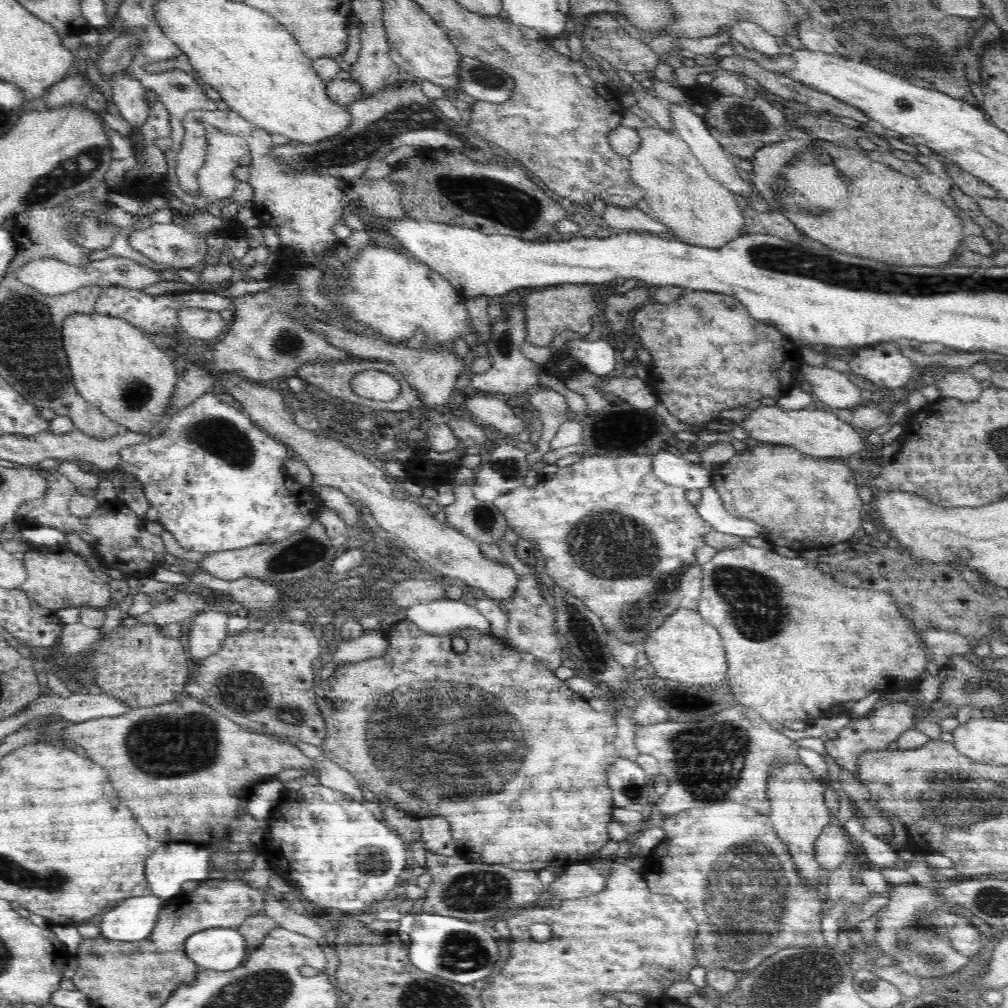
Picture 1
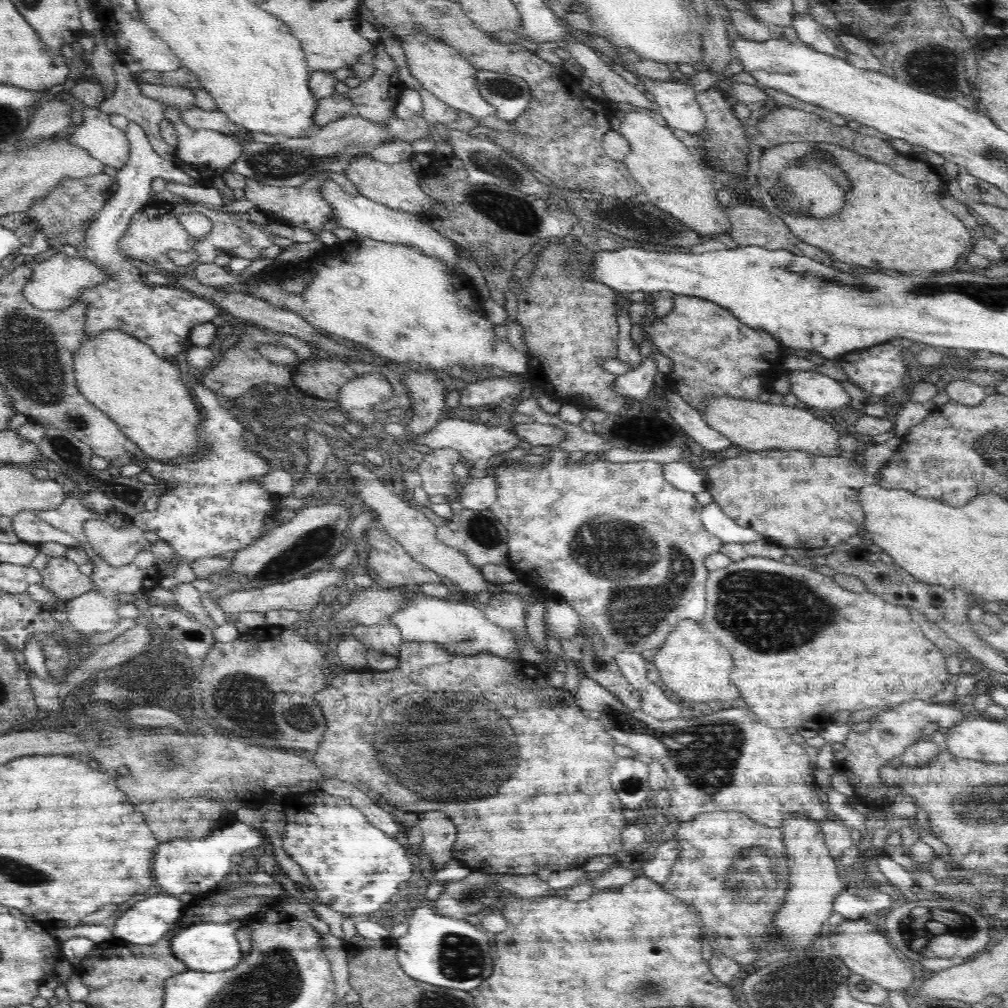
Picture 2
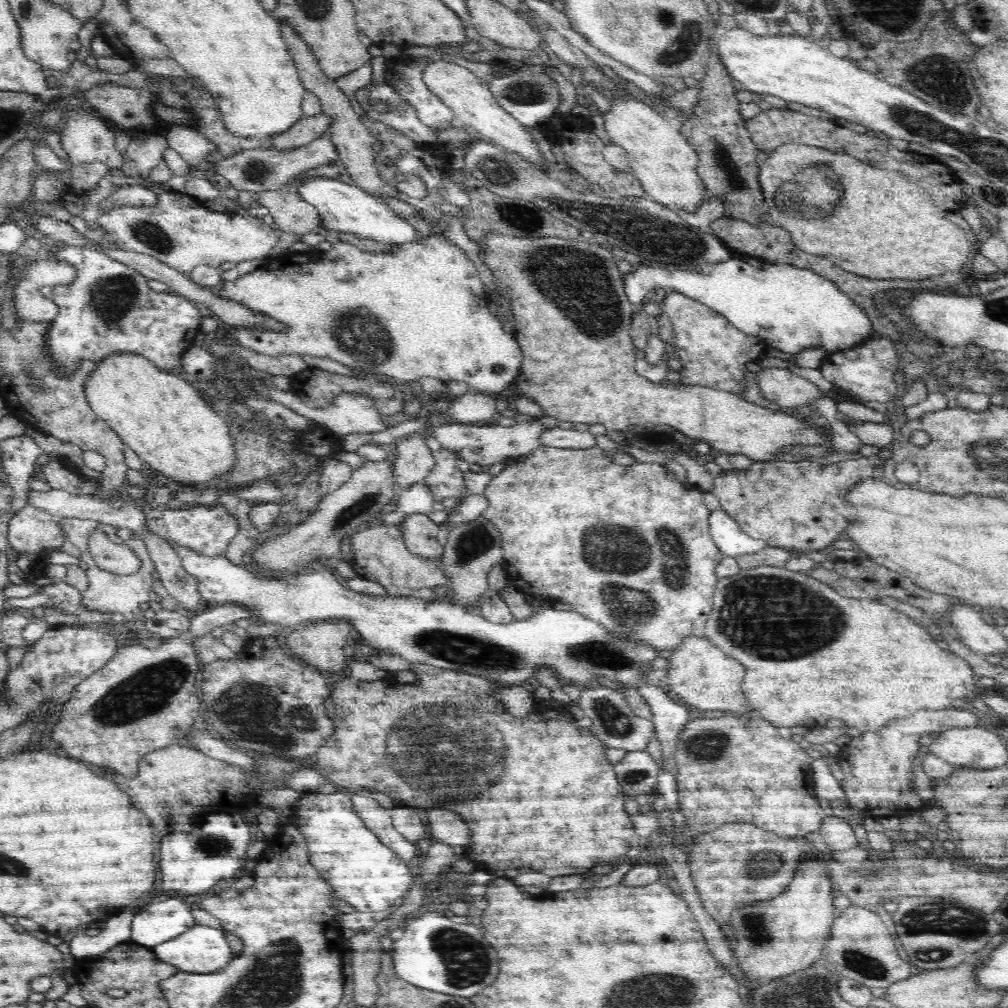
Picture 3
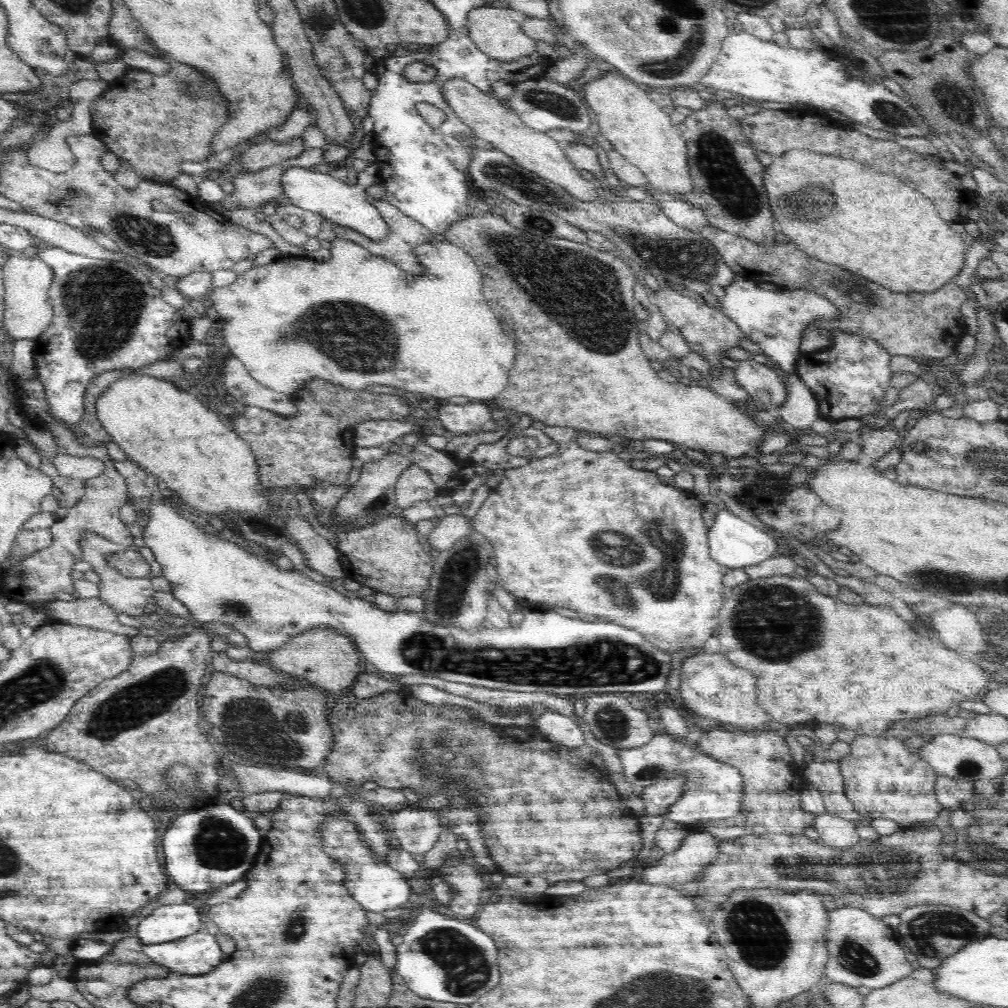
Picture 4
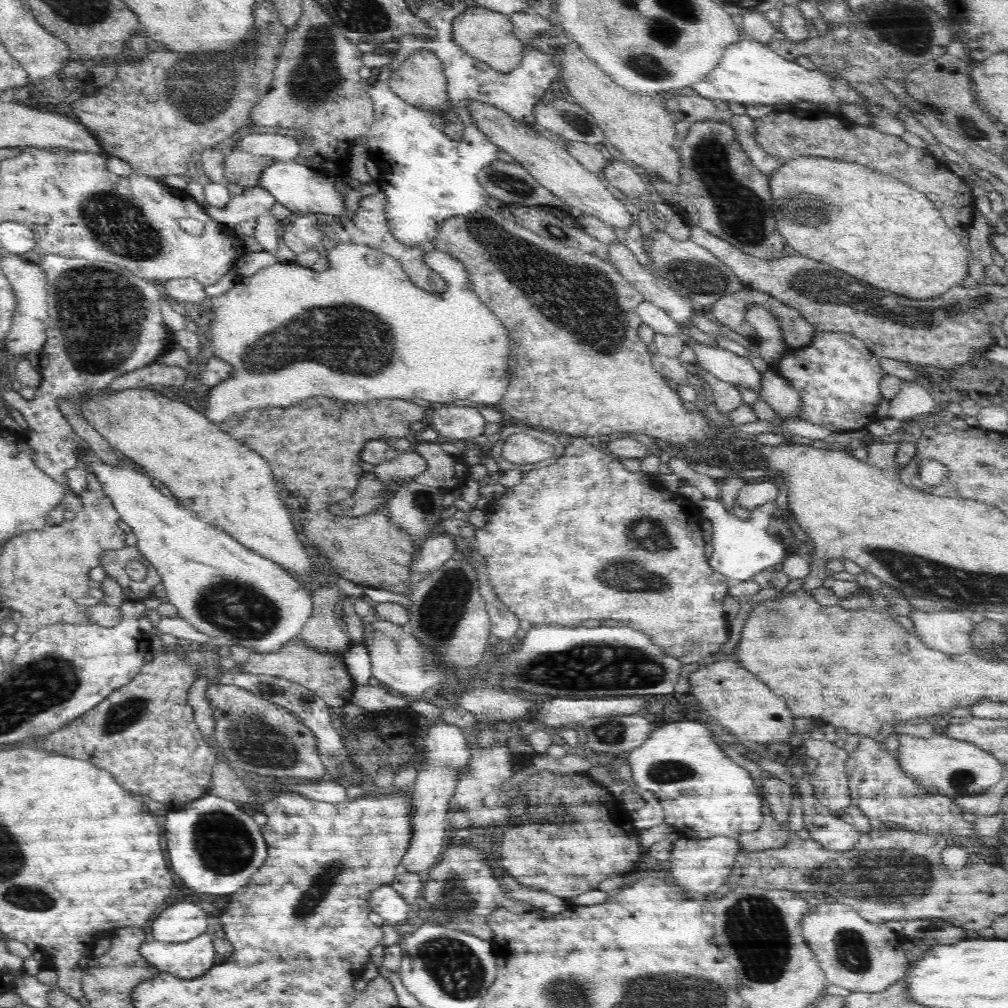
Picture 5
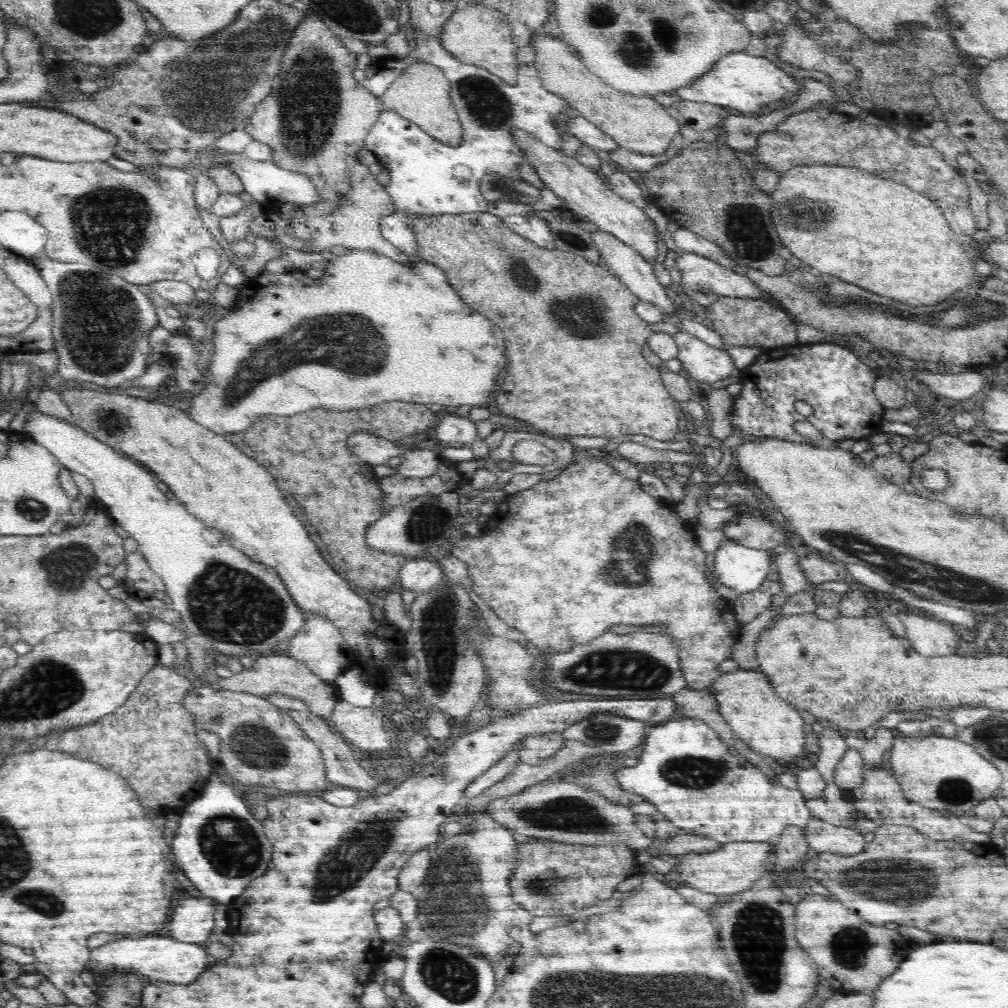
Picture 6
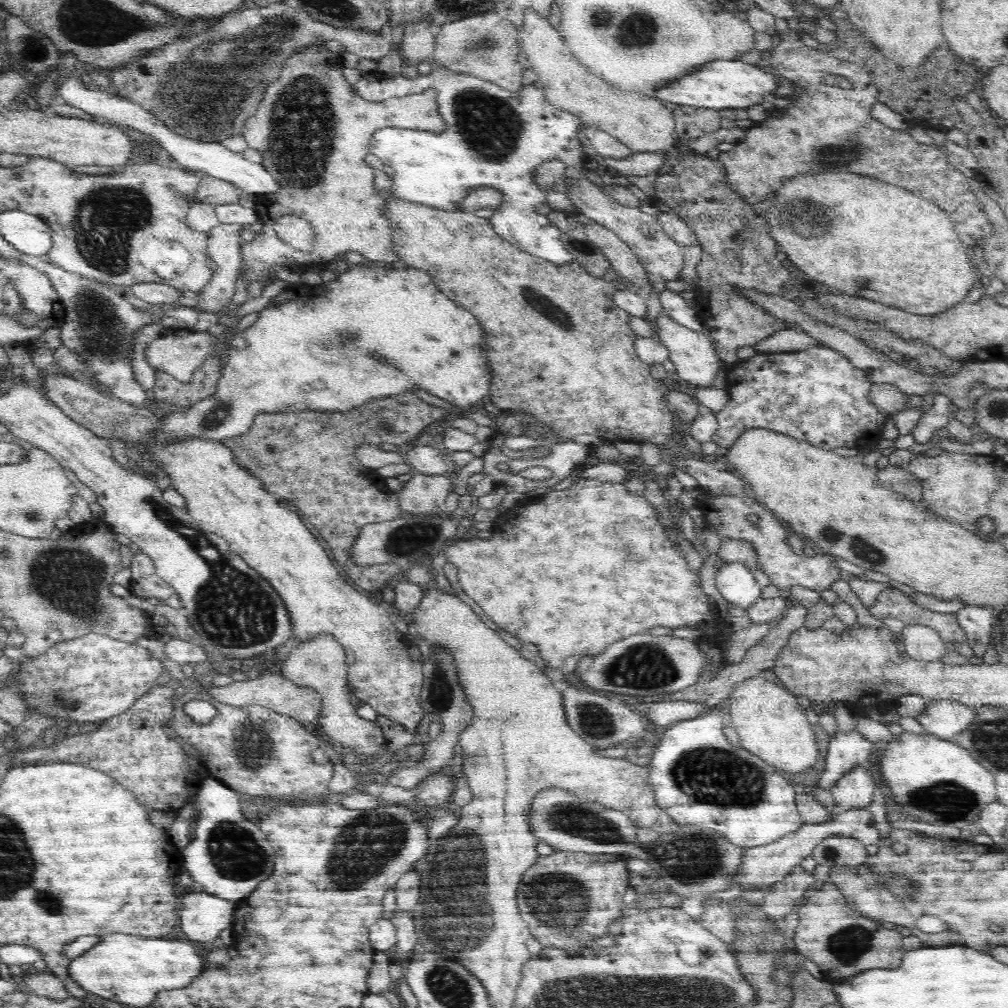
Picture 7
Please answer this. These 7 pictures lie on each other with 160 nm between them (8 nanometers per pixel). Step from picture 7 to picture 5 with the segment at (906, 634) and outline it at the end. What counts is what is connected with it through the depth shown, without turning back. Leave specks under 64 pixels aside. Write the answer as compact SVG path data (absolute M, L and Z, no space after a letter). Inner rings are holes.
M954 608L940 610L938 613L914 611L910 614L915 633L928 648L946 654L972 652L972 632L974 626L968 620L967 612Z

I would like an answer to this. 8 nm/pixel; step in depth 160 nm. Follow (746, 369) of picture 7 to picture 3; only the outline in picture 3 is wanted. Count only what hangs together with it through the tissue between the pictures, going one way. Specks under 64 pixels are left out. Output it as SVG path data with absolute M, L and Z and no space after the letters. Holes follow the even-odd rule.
M874 336L852 349L828 353L822 359L819 370L824 380L832 382L848 401L888 404L900 395L900 388L893 381L894 372L902 367L898 357L896 344L883 336Z

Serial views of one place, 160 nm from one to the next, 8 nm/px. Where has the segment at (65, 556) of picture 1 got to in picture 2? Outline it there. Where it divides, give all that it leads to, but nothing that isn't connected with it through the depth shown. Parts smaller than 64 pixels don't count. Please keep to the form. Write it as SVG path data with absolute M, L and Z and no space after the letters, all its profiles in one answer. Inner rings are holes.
M49 557L49 564L40 570L40 575L40 585L52 590L65 603L93 589L91 578L66 557Z

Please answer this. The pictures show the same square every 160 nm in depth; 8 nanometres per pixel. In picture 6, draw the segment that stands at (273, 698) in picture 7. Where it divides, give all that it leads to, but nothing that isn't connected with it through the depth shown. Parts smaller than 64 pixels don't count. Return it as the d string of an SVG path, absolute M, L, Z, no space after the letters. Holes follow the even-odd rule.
M283 649L281 650L282 652L254 656L254 663L249 669L234 673L229 678L219 677L216 690L248 692L263 699L270 694L283 694L305 702L312 714L328 718L335 707L336 699L342 699L338 687L334 682L330 684L325 680L320 680L303 662L290 658Z

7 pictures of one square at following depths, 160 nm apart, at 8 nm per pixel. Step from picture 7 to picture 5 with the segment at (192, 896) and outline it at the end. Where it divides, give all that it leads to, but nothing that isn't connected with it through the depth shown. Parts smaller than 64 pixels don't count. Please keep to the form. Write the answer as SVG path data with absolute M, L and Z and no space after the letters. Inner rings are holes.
M178 902L174 906L166 905L162 914L154 918L154 924L148 926L151 940L166 943L189 942L208 930L210 911L207 906L198 906L194 902Z

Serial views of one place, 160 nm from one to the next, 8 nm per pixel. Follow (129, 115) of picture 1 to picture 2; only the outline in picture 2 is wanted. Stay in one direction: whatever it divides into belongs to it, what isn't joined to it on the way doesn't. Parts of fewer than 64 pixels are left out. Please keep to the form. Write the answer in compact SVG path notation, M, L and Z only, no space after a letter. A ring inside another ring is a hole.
M129 122L126 136L130 152L128 162L117 172L117 191L93 216L91 227L85 232L85 243L80 248L81 257L99 266L107 277L99 285L82 289L75 302L87 304L84 335L94 339L101 332L118 330L144 342L158 357L173 360L177 354L192 346L191 331L202 322L211 322L220 308L206 298L196 296L172 284L151 285L136 266L128 261L118 246L131 218L146 207L150 200L151 182L155 178L198 186L176 162L164 160L150 144L146 133L137 123Z

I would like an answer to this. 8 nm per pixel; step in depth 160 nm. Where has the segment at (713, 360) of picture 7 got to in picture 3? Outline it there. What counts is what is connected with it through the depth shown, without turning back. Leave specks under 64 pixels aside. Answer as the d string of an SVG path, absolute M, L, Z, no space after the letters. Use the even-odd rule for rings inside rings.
M768 368L760 370L755 376L762 397L776 403L781 410L792 411L827 397L812 382L792 374L788 369Z

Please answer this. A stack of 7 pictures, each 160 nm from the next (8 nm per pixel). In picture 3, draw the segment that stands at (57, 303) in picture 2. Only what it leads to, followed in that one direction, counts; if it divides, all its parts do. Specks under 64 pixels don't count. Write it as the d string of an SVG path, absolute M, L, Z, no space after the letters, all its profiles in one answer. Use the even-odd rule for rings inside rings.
M47 256L38 257L37 260L32 261L29 264L22 266L14 266L10 271L9 277L15 276L16 284L14 288L14 308L16 308L15 318L23 320L24 322L48 322L54 320L54 317L59 313L59 308L55 305L55 302L46 298L44 293L45 287L53 287L58 285L65 285L71 283L76 278L76 269L67 262L58 262Z

